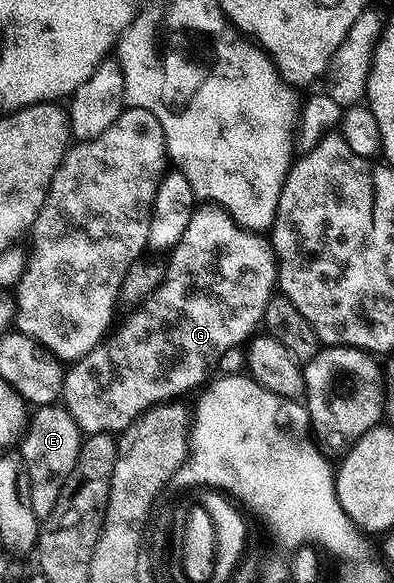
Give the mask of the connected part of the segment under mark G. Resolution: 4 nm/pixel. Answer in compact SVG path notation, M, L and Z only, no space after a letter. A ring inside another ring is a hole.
M213 203L195 208L180 243L169 250L170 261L165 262L166 273L156 291L131 312L134 314L119 329L117 326L97 347L88 351L88 355L66 369L61 400L83 434L121 434L152 406L181 398L181 393L189 389L205 386L220 355L224 355L228 347L249 342L257 330L254 328L262 325L264 307L275 292L278 279L273 244L262 237L265 236L261 232L236 224Z

